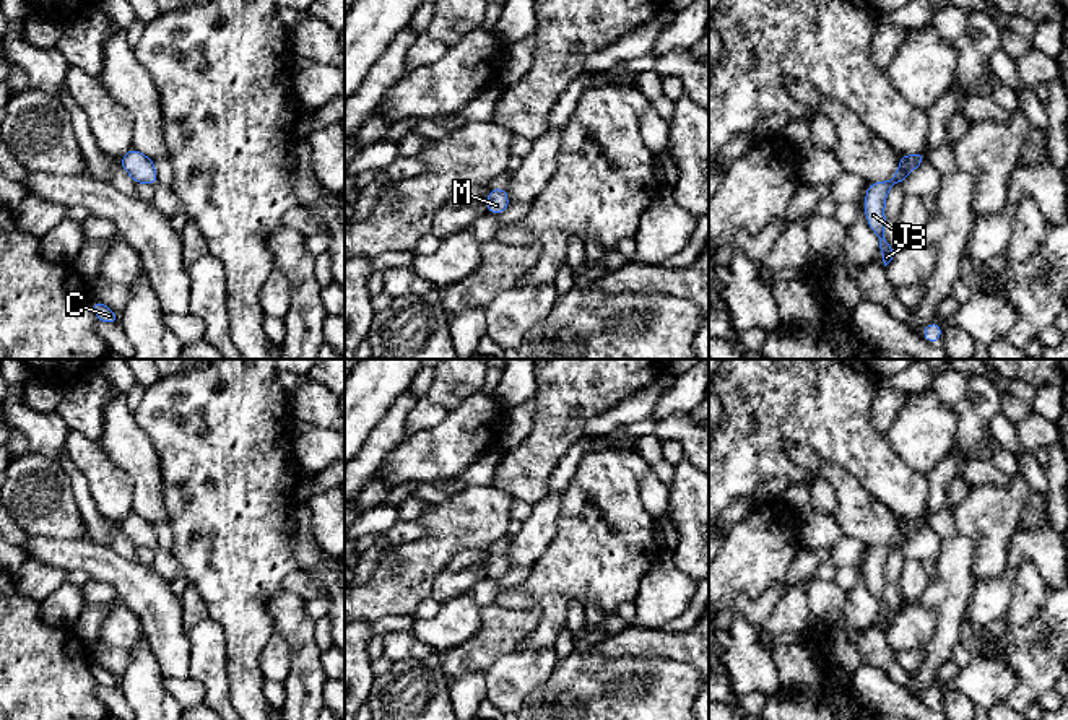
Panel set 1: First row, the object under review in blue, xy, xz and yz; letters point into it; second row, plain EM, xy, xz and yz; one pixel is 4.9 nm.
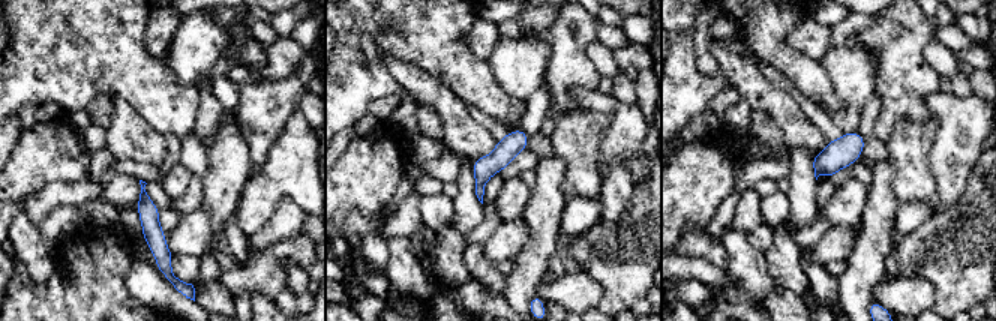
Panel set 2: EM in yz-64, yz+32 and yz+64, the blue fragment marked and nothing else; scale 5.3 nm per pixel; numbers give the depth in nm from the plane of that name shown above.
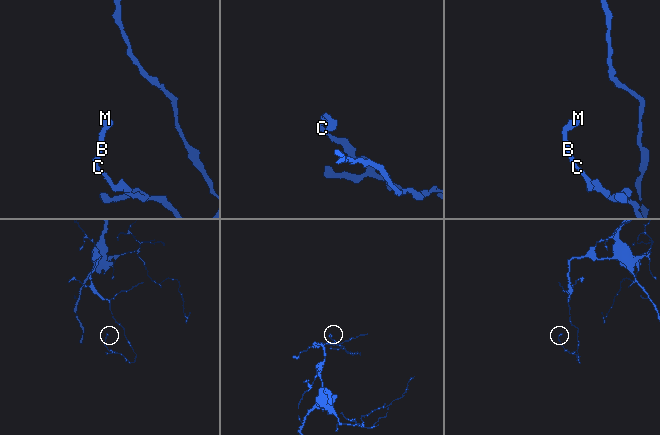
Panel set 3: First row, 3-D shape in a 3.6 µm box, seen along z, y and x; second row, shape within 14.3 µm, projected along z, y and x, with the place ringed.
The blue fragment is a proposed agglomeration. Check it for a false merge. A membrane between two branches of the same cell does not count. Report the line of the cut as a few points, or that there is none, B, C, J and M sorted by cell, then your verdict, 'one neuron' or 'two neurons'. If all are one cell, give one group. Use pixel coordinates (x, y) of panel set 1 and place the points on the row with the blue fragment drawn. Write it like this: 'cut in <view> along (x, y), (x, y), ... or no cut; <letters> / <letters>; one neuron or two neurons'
no cut; B C J M; one neuron

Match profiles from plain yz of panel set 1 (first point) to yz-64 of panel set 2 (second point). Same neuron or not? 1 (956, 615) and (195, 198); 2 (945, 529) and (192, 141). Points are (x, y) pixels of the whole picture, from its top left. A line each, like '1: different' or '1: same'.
1: different
2: different

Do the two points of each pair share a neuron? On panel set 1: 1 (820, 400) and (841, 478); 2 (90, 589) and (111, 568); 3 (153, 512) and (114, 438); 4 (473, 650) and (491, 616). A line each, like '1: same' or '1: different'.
1: different
2: different
3: same
4: same

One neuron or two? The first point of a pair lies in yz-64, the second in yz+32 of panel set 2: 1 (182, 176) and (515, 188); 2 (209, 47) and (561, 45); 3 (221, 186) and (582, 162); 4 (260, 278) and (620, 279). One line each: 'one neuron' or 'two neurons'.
1: one neuron
2: two neurons
3: two neurons
4: two neurons

